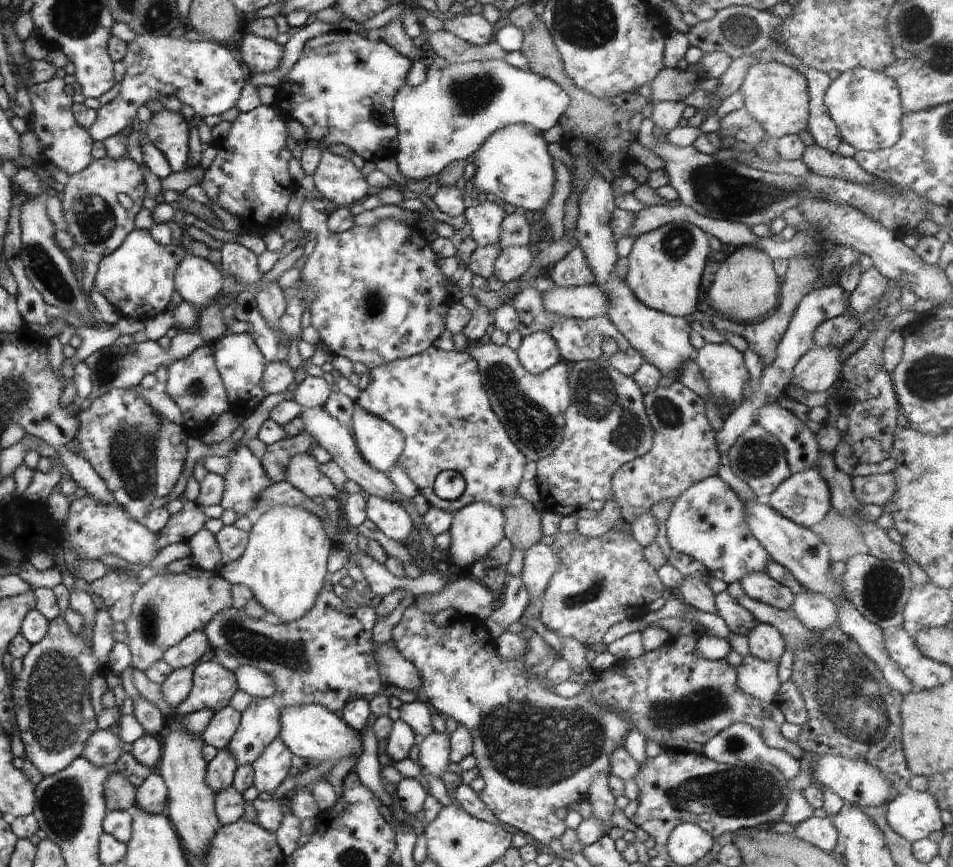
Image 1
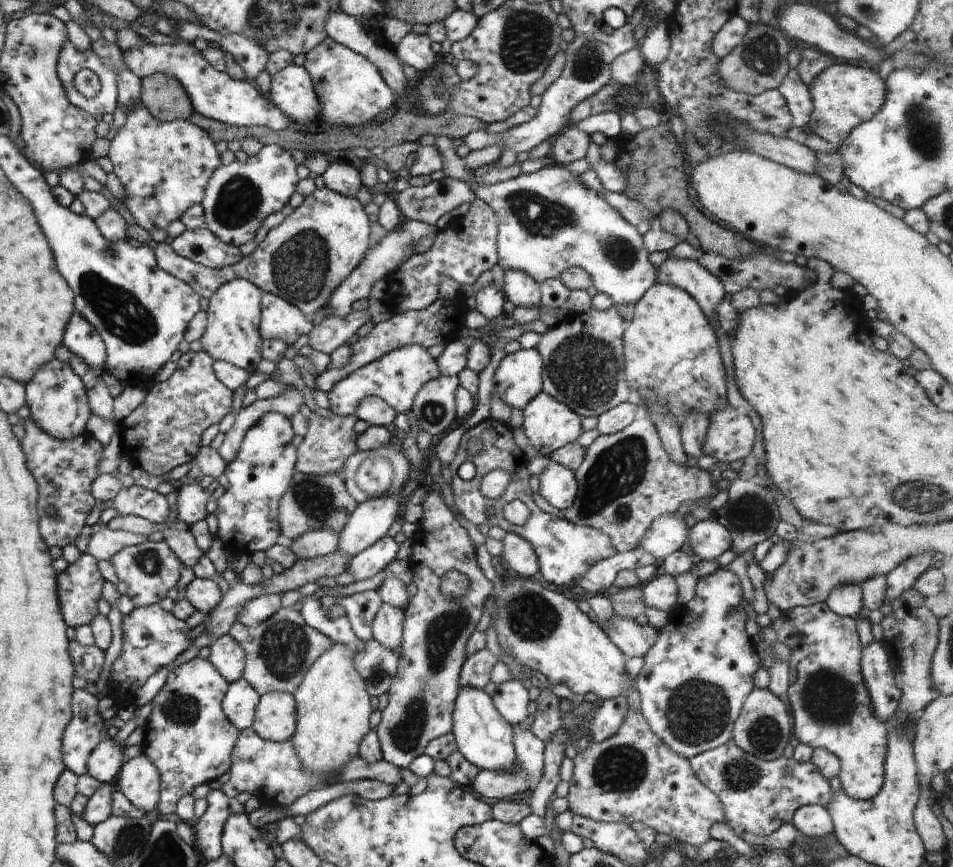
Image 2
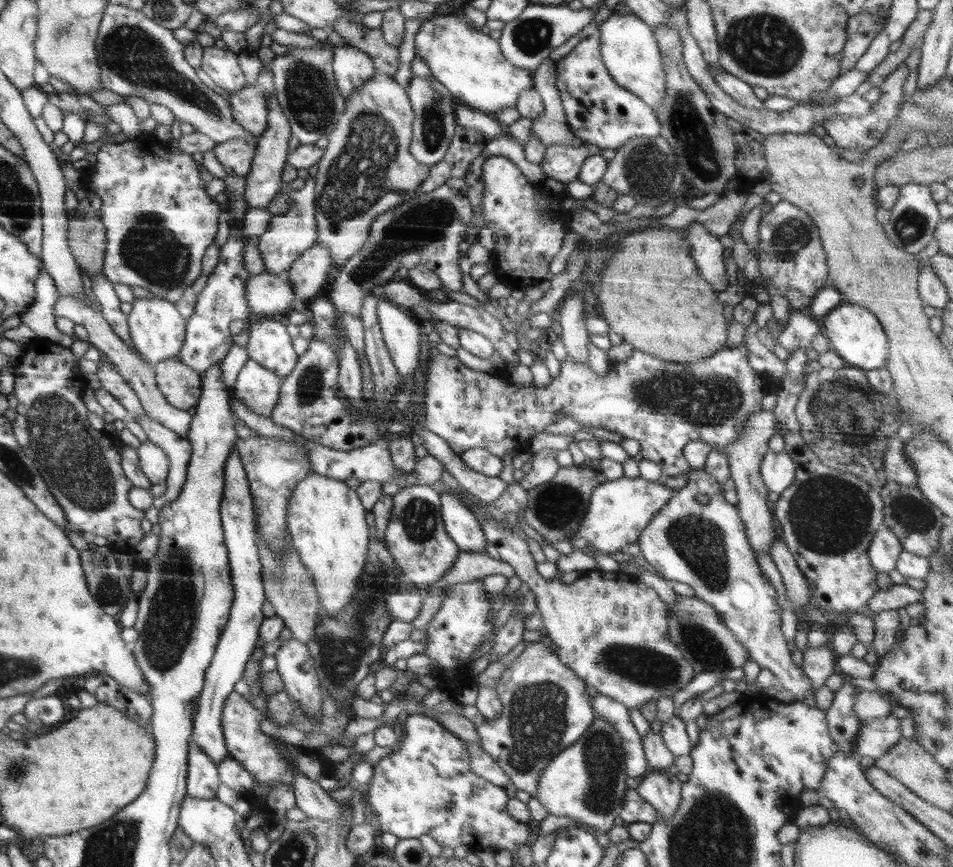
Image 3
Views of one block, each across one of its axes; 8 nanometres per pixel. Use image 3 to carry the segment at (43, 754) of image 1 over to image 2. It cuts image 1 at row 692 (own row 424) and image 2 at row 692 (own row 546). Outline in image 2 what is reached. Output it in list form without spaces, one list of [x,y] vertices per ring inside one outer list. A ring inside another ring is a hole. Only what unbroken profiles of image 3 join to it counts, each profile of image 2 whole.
[[[159,603],[147,607],[136,607],[130,613],[124,616],[123,624],[120,626],[124,634],[124,646],[120,658],[113,662],[112,673],[108,682],[108,697],[114,701],[115,707],[126,706],[126,702],[134,696],[134,692],[154,674],[159,668],[170,664],[175,658],[178,658],[184,650],[188,650],[198,631],[188,627],[186,621],[176,618],[172,612],[164,611]]]

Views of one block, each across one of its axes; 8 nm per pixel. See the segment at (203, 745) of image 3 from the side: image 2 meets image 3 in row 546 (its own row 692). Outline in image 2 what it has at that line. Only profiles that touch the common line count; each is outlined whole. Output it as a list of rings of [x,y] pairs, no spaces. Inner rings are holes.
[[[244,678],[229,683],[222,701],[222,708],[228,720],[239,731],[252,726],[260,697],[256,689],[252,688]]]

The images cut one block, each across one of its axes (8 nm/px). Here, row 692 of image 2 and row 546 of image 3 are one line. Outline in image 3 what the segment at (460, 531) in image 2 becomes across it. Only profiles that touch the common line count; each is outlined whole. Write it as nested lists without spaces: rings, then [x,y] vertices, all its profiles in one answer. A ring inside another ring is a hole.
[[[410,485],[393,497],[384,543],[408,582],[425,590],[438,582],[456,562],[458,545],[448,536],[441,517],[441,497],[431,487]]]

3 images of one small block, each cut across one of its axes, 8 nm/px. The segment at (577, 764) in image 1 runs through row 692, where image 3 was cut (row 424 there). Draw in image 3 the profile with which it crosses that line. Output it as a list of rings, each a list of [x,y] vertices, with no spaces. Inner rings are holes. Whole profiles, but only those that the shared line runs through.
[[[744,341],[740,346],[720,350],[704,361],[686,364],[661,360],[634,350],[624,360],[612,362],[604,376],[594,372],[587,362],[572,362],[572,358],[567,356],[561,363],[559,374],[552,377],[545,388],[537,388],[533,384],[528,387],[515,385],[512,380],[501,380],[485,370],[470,369],[457,357],[440,354],[435,347],[428,346],[428,350],[430,367],[424,372],[424,398],[416,406],[420,413],[419,424],[446,440],[452,452],[459,455],[471,448],[483,448],[498,458],[504,458],[506,452],[513,455],[527,449],[536,434],[545,432],[559,418],[570,416],[582,426],[607,429],[637,440],[643,458],[660,464],[663,479],[682,476],[686,469],[683,448],[689,442],[701,440],[711,444],[713,449],[708,453],[703,469],[718,481],[723,499],[736,504],[736,485],[723,448],[738,440],[749,416],[761,411],[762,399],[767,394],[764,391],[766,384],[762,380],[763,373],[756,372],[748,363],[748,348]]]

